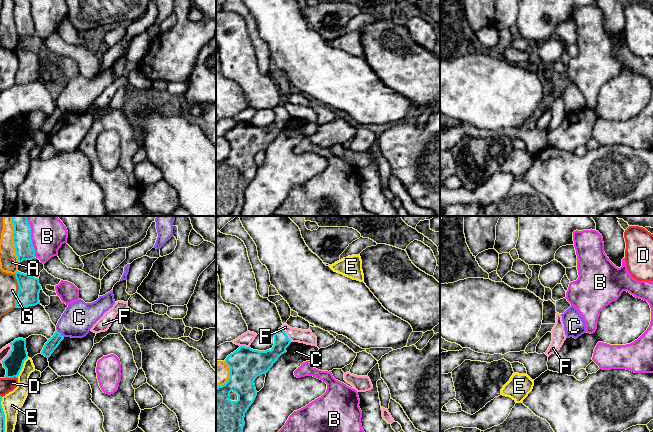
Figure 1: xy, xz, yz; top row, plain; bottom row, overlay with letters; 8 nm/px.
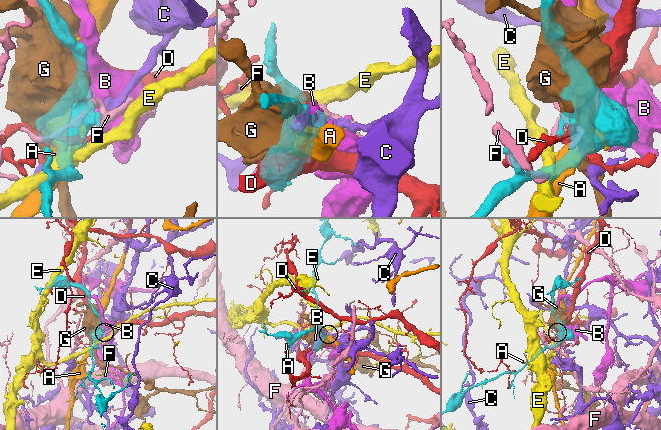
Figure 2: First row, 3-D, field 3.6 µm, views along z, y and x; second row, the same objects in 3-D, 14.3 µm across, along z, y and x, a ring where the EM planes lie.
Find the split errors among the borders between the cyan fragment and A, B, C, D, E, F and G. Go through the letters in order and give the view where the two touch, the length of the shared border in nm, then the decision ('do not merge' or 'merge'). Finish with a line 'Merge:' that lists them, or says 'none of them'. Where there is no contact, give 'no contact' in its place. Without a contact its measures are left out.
A: xy | 320 nm | do not merge
B: xy | 260 nm | do not merge
C: xy | 80 nm | do not merge
D: xy | 110 nm | do not merge
E: xy | 190 nm | do not merge
F: xz | 140 nm | do not merge
G: xy | 280 nm | do not merge
Merge: none of them

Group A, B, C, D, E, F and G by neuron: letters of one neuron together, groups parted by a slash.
A / B / C / D / E / F / G

